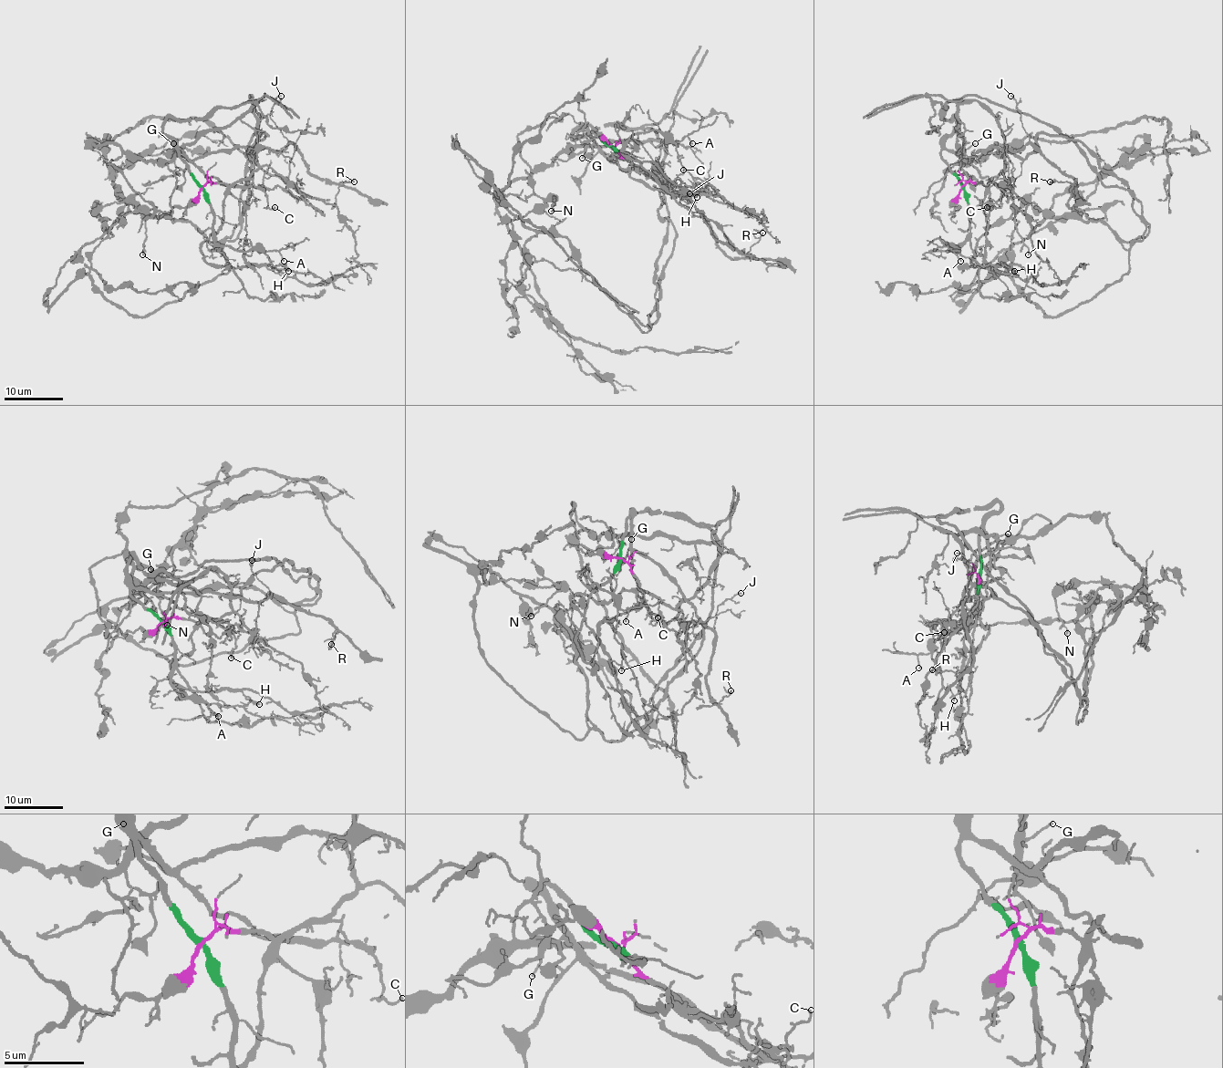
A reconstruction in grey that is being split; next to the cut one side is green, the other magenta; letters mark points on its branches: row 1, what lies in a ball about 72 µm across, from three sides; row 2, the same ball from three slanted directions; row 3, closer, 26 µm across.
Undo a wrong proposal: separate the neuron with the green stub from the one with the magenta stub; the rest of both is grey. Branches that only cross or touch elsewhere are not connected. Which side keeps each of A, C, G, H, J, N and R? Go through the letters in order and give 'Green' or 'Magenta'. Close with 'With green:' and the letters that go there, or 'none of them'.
A: Green
C: Magenta
G: Magenta
H: Green
J: Green
N: Magenta
R: Green
With green: A, H, J, R

